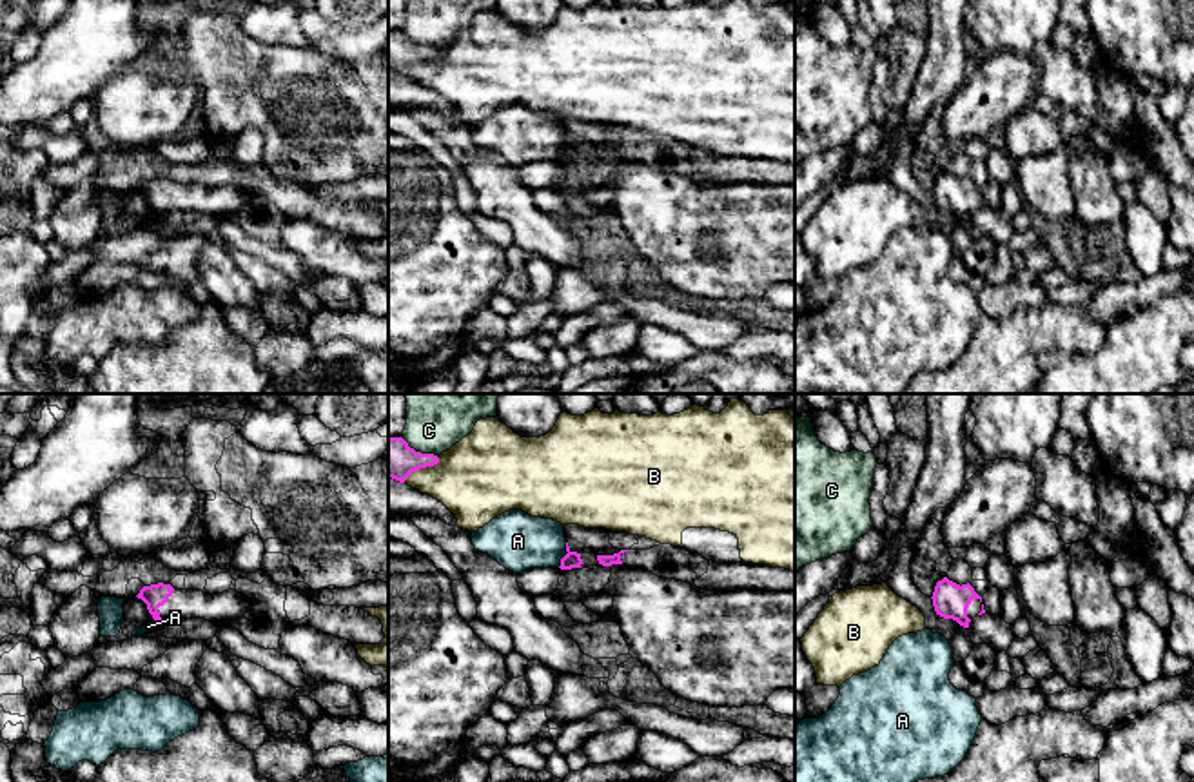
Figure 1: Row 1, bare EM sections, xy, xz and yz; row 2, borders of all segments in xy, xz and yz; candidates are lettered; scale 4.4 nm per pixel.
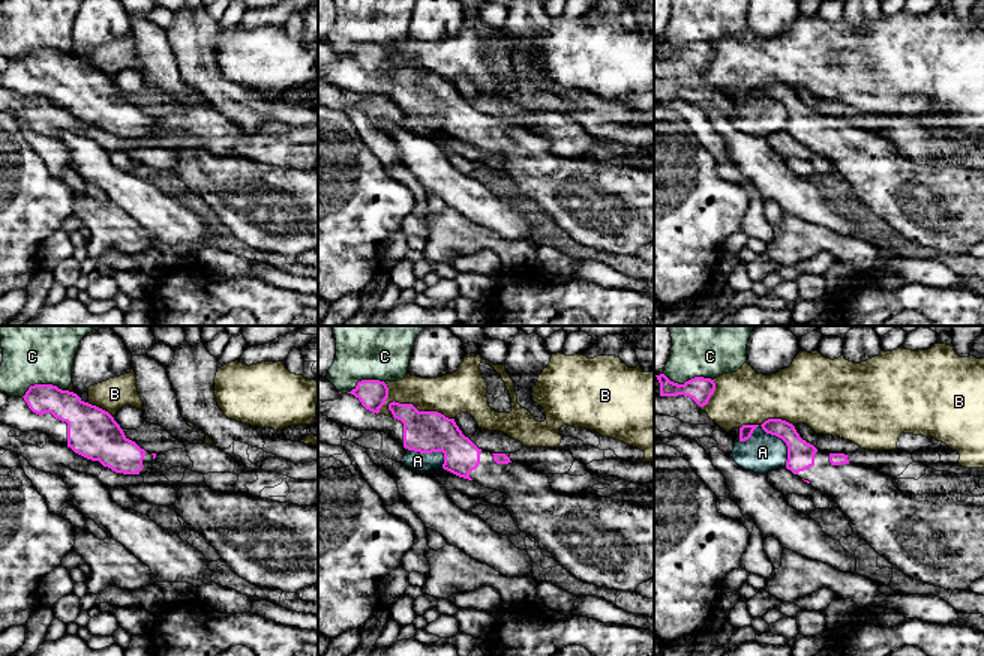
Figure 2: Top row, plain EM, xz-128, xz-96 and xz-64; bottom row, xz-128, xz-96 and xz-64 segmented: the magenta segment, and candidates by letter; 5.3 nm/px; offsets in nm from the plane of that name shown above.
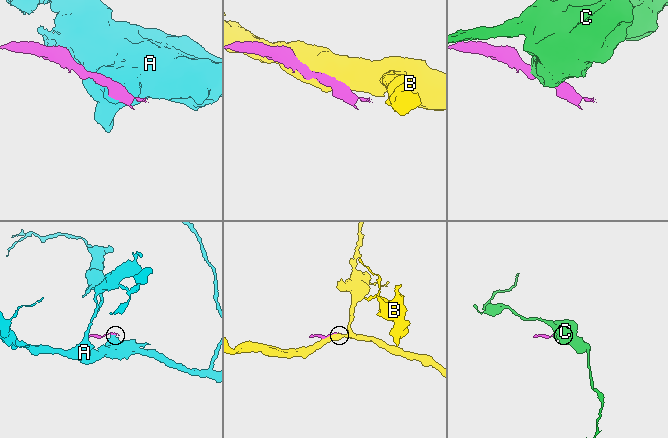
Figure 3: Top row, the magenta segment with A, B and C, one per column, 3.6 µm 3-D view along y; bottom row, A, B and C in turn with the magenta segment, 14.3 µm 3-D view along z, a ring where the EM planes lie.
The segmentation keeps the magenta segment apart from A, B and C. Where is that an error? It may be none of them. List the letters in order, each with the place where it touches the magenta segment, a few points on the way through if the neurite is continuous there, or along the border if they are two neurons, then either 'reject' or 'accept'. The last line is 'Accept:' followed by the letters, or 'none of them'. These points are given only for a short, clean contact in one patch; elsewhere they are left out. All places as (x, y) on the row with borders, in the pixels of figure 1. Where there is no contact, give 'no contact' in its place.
A: xz (565, 556) | along xz (567, 543), (567, 554), (557, 566) | reject
B: xz (421, 467) | reject
C: xz (420, 452) | reject
Accept: none of them

